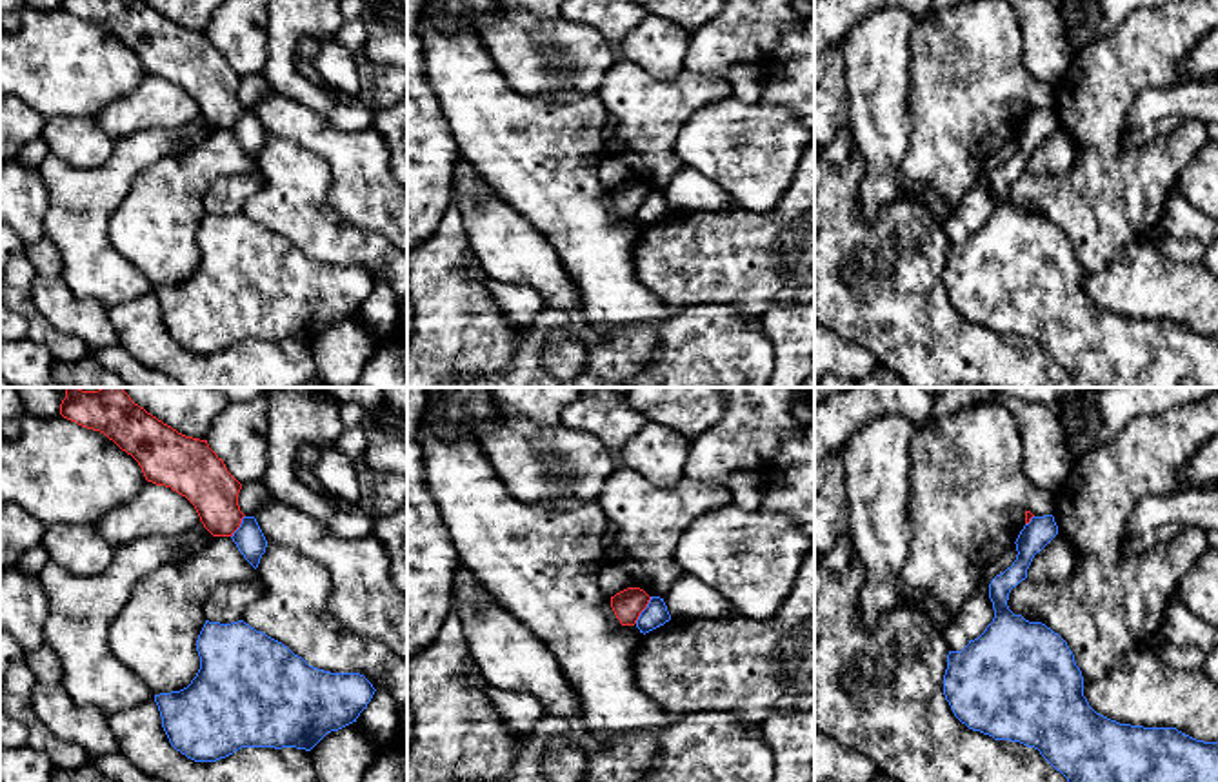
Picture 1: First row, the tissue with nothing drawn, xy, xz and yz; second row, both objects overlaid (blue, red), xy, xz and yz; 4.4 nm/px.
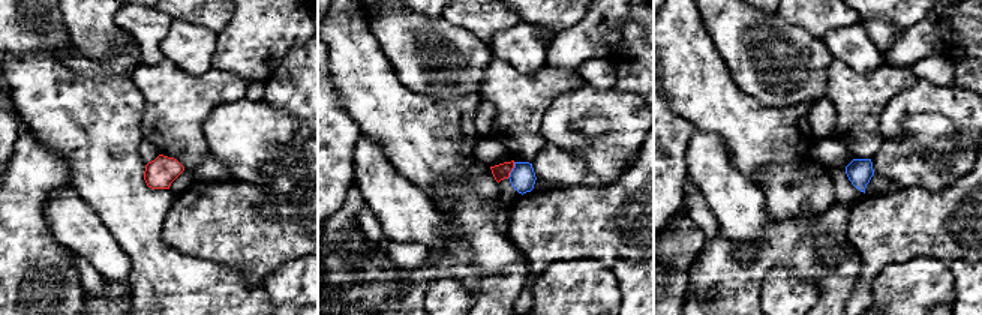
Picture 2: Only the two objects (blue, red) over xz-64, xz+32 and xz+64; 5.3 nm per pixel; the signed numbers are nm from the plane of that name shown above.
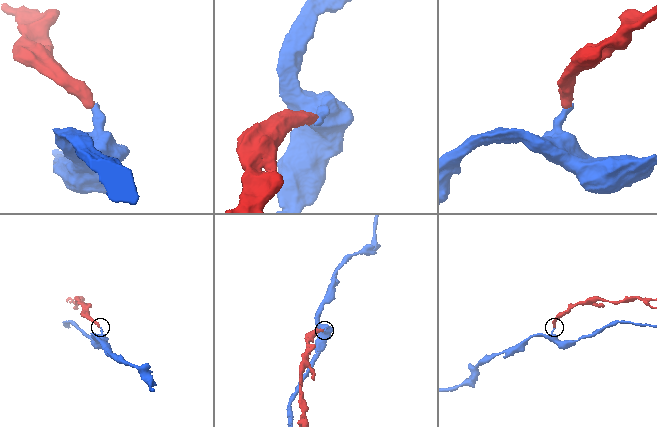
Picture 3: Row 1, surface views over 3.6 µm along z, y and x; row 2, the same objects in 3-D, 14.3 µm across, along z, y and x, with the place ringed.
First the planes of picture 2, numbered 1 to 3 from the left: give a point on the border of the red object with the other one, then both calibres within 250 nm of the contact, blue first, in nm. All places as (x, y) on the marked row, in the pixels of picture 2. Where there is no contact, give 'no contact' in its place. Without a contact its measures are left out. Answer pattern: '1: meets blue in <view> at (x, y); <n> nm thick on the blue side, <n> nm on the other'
1: no contact
2: meets blue in xz+32 at (513, 170); 140 nm thick on the blue side, 90 nm on the other
3: no contact

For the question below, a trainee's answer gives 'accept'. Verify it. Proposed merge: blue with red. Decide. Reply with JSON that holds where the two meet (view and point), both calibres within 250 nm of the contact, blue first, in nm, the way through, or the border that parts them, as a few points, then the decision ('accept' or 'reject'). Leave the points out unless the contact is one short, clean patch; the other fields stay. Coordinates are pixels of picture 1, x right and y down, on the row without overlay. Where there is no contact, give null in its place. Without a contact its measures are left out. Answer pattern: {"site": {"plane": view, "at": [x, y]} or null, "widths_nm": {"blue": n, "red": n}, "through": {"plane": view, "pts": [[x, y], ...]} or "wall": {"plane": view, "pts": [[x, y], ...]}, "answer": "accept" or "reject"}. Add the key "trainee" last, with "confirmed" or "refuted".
{"site": {"plane": "xz", "at": [644, 202]}, "widths_nm": {"blue": 110, "red": 140}, "wall": {"plane": "xz", "pts": [[651, 190], [635, 215]]}, "answer": "reject", "trainee": "refuted"}

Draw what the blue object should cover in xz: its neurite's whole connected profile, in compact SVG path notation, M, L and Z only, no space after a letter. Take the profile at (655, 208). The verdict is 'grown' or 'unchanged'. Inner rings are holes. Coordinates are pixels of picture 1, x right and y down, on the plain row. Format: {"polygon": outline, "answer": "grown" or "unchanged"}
{"polygon": "M651 189L647 200L640 206L640 209L636 213L636 220L640 222L640 226L645 227L645 226L664 218L669 213L671 213L671 207L667 204L664 191Z", "answer": "unchanged"}

